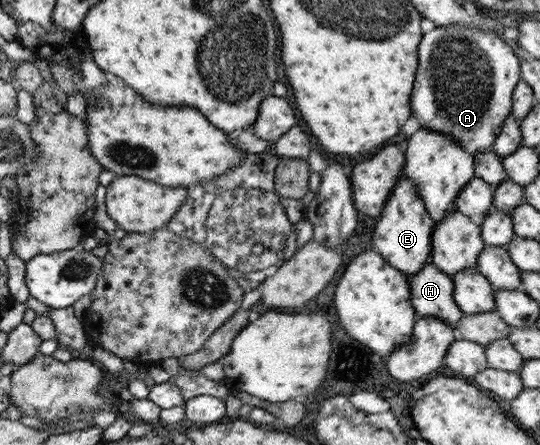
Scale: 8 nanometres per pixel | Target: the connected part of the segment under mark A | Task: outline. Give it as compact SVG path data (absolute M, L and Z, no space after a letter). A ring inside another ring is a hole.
M460 24L435 26L429 34L422 34L418 43L418 70L410 98L412 118L418 122L419 128L440 132L450 140L456 140L464 152L474 157L476 152L491 150L504 118L511 114L512 90L520 79L519 59L498 34Z

